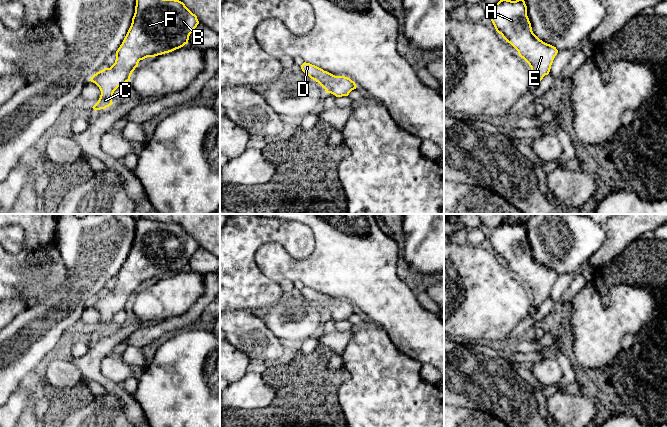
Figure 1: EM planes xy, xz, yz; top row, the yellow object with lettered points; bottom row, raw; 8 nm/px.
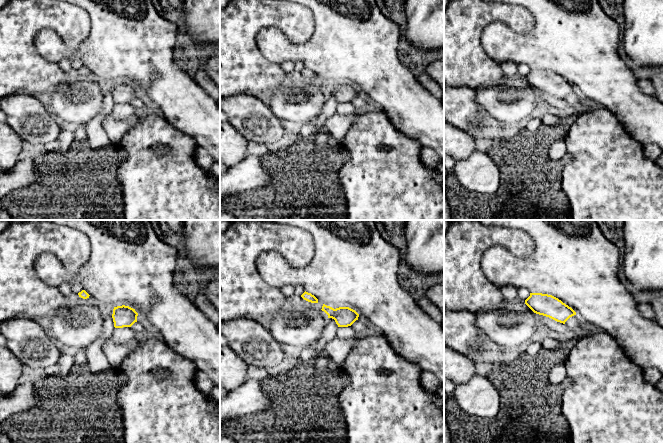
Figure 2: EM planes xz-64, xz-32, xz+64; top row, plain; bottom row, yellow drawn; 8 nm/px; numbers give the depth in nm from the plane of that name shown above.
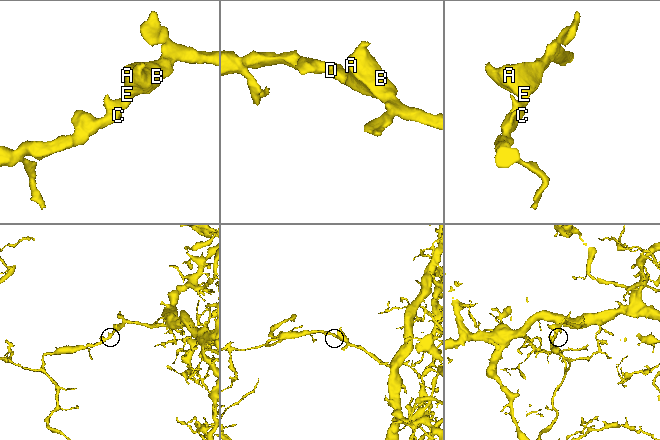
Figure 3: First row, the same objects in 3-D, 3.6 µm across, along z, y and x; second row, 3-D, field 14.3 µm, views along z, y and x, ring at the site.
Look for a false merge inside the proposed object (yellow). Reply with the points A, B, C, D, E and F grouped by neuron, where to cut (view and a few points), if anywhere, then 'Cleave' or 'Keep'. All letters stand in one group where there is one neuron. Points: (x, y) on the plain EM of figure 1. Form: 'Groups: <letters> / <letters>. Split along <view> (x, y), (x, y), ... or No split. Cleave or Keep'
Groups: A B C D E F. No split. Keep

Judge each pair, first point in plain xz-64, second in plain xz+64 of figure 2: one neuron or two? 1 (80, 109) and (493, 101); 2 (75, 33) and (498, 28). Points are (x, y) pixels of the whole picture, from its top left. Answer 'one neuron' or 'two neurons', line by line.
1: one neuron
2: two neurons

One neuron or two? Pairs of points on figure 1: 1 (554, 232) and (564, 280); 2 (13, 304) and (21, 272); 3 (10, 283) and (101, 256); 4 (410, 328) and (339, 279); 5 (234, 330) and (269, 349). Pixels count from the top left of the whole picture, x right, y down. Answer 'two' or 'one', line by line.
1: two
2: two
3: two
4: one
5: one

